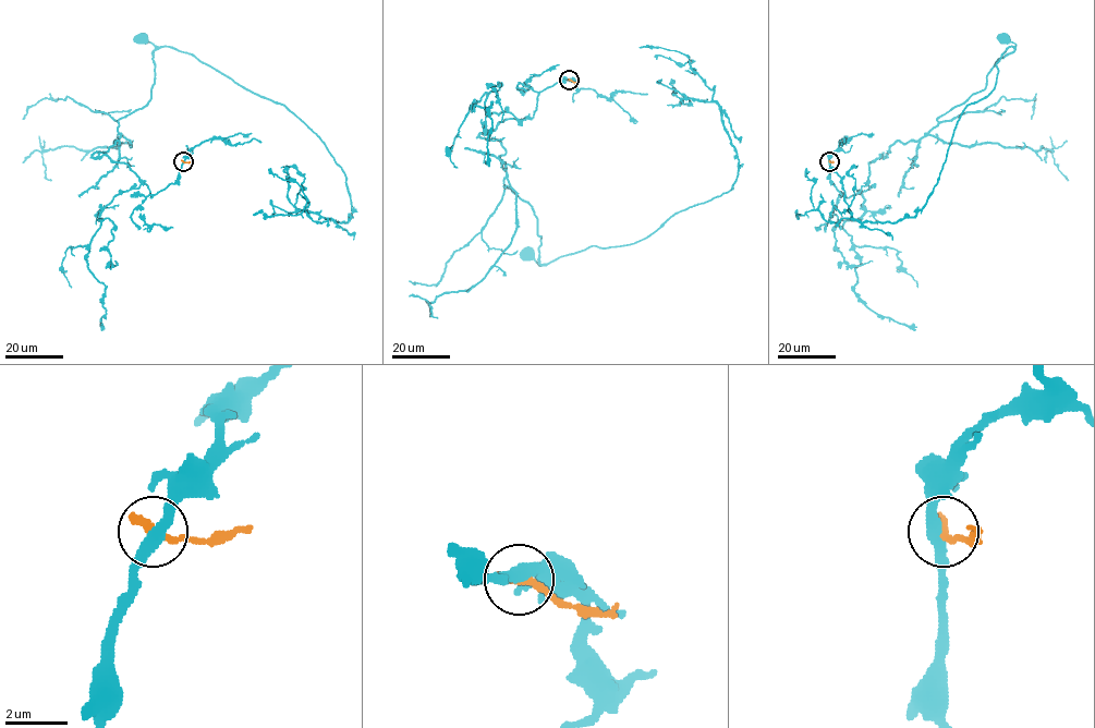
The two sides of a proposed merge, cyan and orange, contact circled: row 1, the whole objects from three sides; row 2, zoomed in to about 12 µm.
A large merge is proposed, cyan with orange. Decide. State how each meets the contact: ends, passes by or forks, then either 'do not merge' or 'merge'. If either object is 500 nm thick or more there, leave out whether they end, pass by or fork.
cyan passes by; orange ends; do not merge

